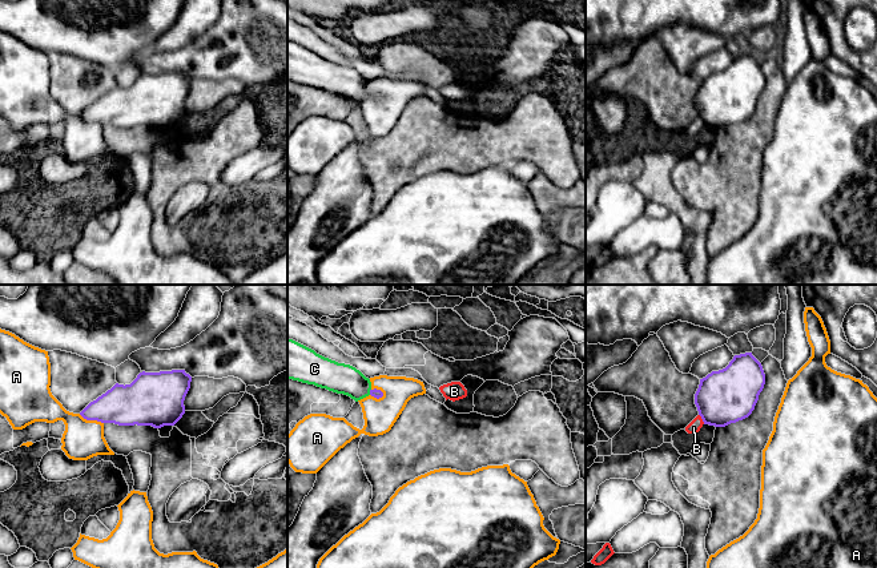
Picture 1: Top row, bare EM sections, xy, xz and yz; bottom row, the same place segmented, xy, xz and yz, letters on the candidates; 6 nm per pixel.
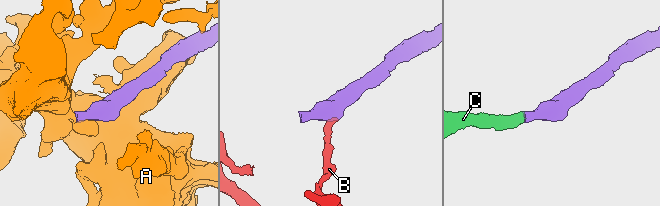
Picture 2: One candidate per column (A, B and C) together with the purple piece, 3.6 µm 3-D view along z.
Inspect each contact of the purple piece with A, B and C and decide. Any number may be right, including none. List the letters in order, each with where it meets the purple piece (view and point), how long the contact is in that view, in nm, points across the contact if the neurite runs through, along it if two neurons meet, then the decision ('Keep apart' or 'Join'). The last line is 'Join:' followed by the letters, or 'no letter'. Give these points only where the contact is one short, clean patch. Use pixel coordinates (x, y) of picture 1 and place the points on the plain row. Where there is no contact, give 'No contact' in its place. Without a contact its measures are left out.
A: Touches purple at xy (91, 121). Shared border 160 nm. Boundary: xy (79, 116), (87, 121), (96, 121), (103, 125). Keep apart
B: Touches purple at yz (701, 120). Shared border 70 nm. Boundary: yz (699, 116), (704, 125). Keep apart
C: Touches purple at xz (370, 93). Shared border 40 nm. Path across: xz (374, 95), (370, 93), (340, 80). Join
Join: C

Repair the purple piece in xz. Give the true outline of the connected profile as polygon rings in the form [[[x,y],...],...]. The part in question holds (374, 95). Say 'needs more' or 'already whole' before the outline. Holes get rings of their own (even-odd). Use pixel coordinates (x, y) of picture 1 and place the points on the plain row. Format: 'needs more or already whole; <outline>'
needs more; [[[287,41],[287,81],[343,96],[355,104],[369,97],[383,98],[355,69],[325,60],[293,41]]]

